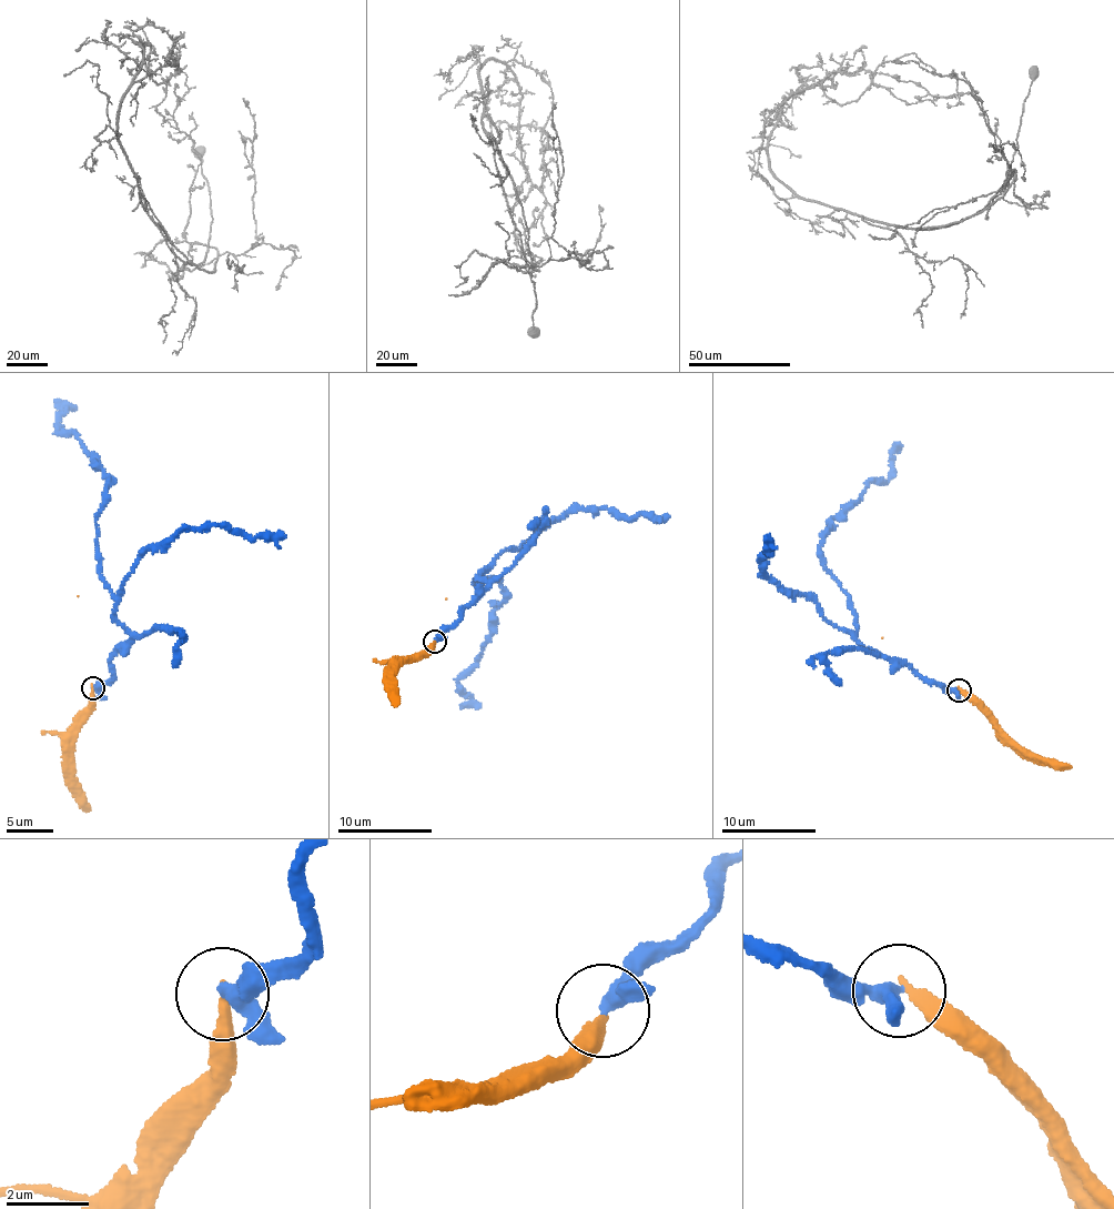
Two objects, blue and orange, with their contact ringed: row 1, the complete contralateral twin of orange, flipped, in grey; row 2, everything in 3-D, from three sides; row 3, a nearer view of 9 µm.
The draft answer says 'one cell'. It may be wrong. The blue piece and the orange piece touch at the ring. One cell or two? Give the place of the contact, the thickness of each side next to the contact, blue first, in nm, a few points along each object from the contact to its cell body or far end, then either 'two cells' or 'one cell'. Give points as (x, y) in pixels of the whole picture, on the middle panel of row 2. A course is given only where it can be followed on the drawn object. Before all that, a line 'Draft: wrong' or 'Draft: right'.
Draft: wrong
place (435, 641); calibres 300 and 320 nm; course blue (434, 641), (488, 582), (478, 575), (478, 587), (497, 580), (504, 596), (458, 679), (471, 698), (461, 705); course orange (435, 641), (433, 648), (405, 662), (395, 672), (392, 685), (396, 706); two cells

